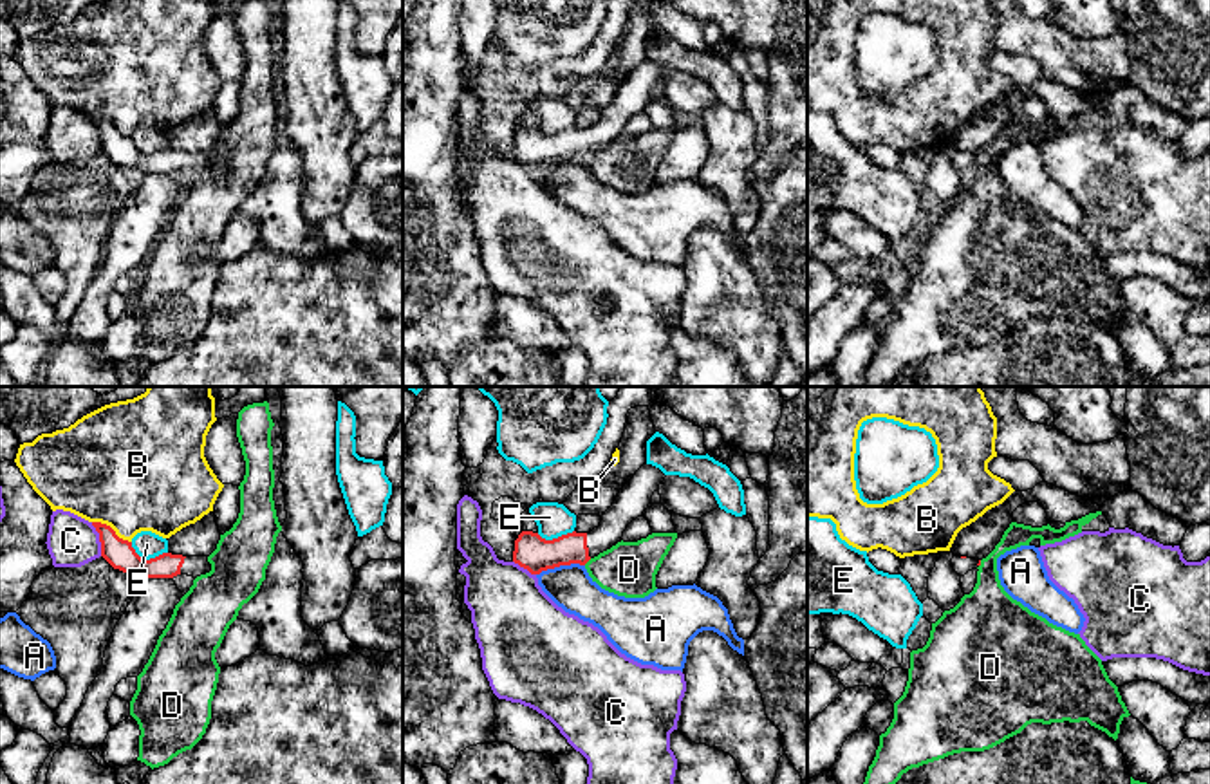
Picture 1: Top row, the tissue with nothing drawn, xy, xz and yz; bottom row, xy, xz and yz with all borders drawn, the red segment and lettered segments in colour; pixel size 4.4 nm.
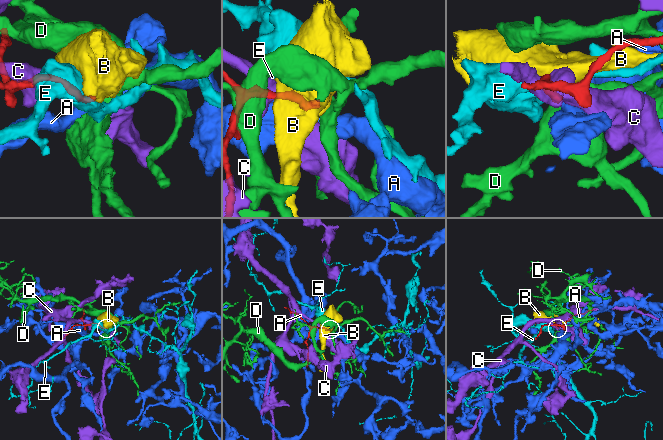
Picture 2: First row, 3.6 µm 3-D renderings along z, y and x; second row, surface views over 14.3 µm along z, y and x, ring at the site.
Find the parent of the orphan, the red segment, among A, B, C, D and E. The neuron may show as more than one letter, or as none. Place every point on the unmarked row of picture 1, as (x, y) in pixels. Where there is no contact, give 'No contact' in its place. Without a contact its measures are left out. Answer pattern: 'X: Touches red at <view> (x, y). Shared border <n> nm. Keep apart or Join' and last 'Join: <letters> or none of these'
A: Touches red at xz (560, 159). Shared border 220 nm. Keep apart
B: Touches red at xy (112, 125). Shared border 200 nm. Keep apart
C: Touches red at xy (100, 134). Shared border 160 nm. Keep apart
D: Touches red at xz (587, 156). Shared border 50 nm. Keep apart
E: Touches red at xy (147, 156). Shared border 180 nm. Keep apart
Join: none of these

